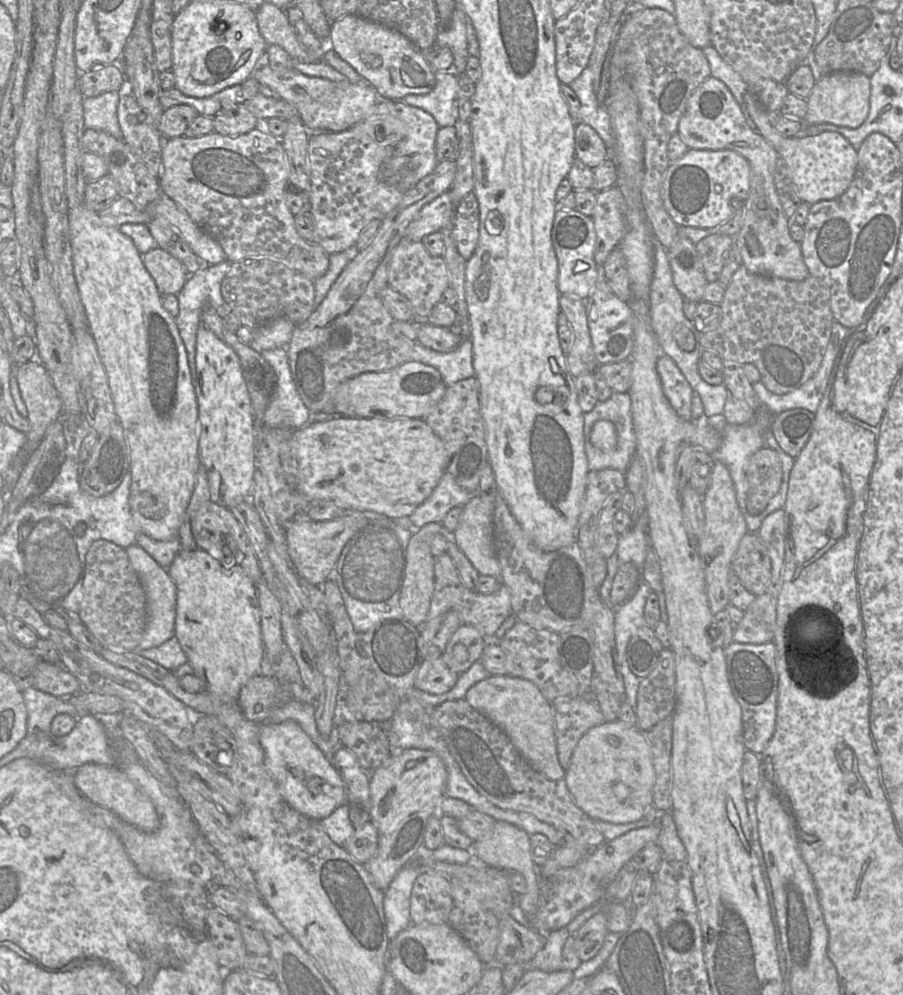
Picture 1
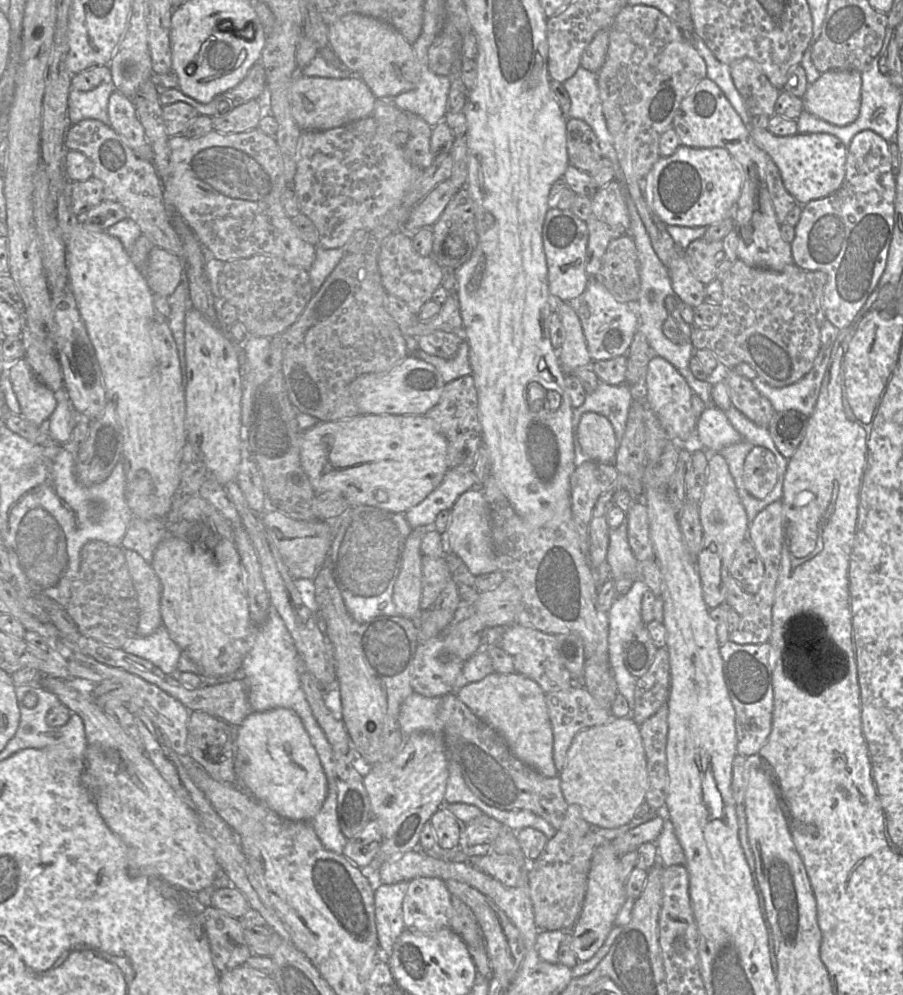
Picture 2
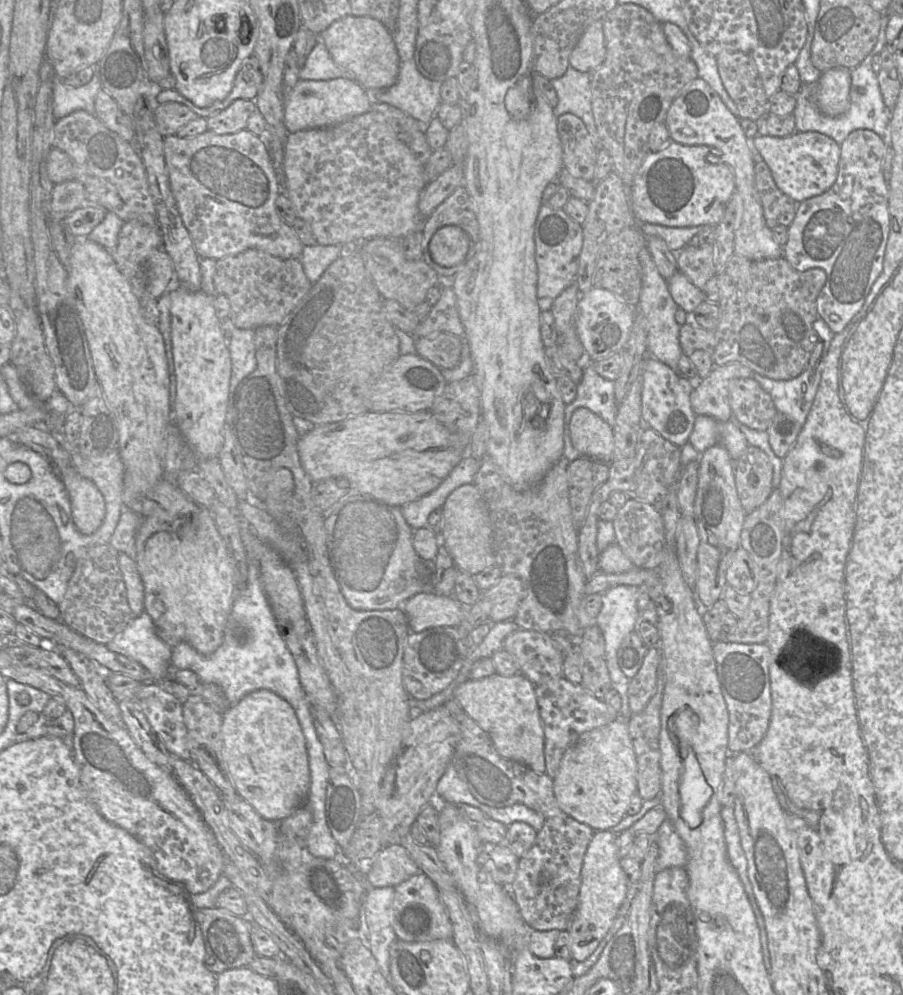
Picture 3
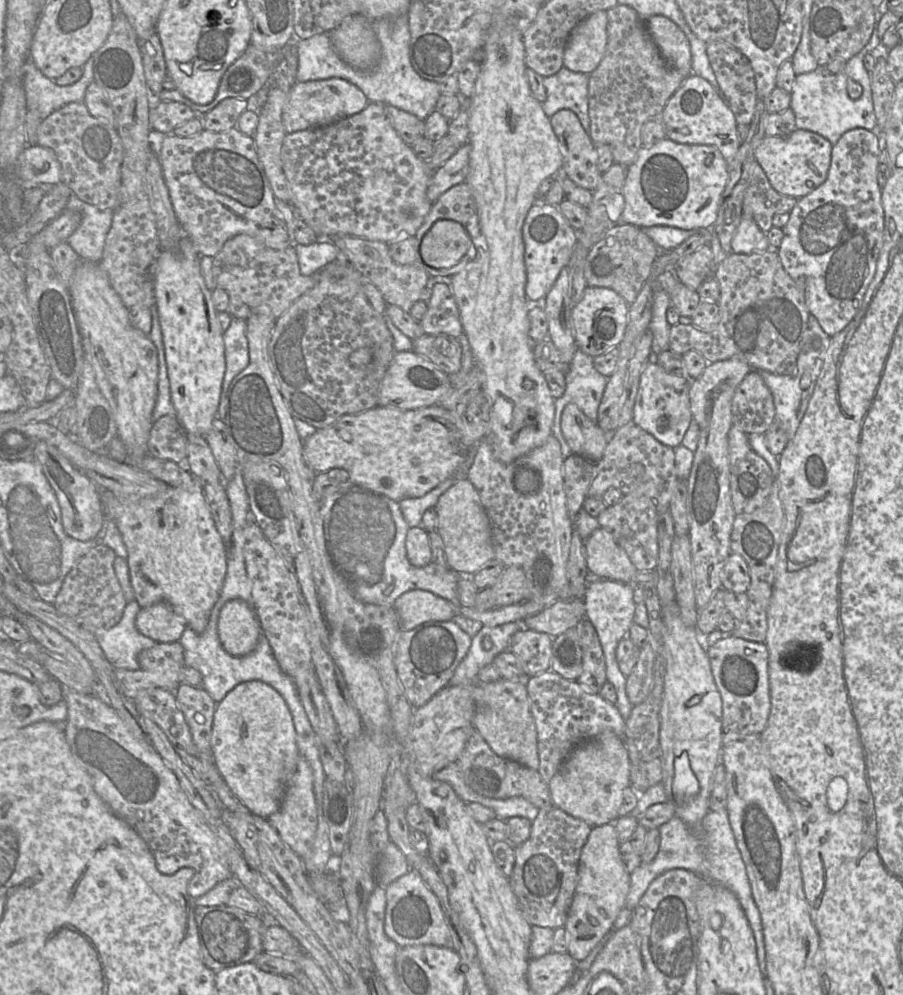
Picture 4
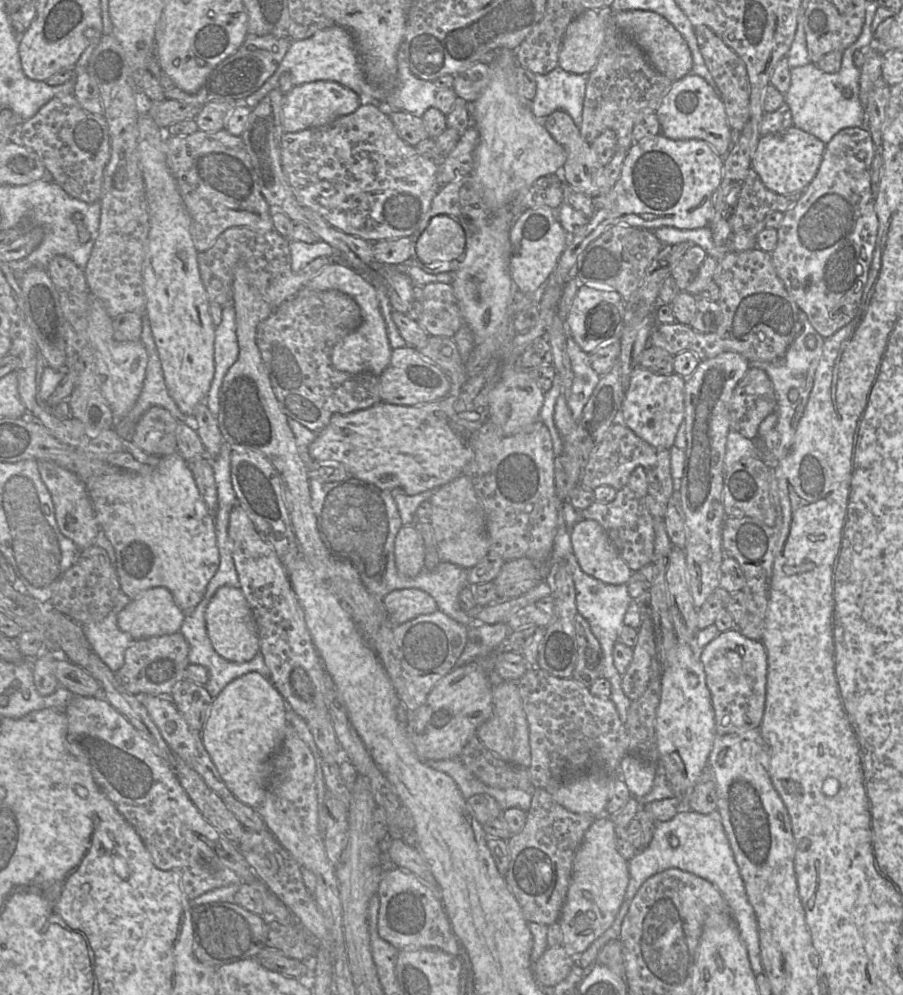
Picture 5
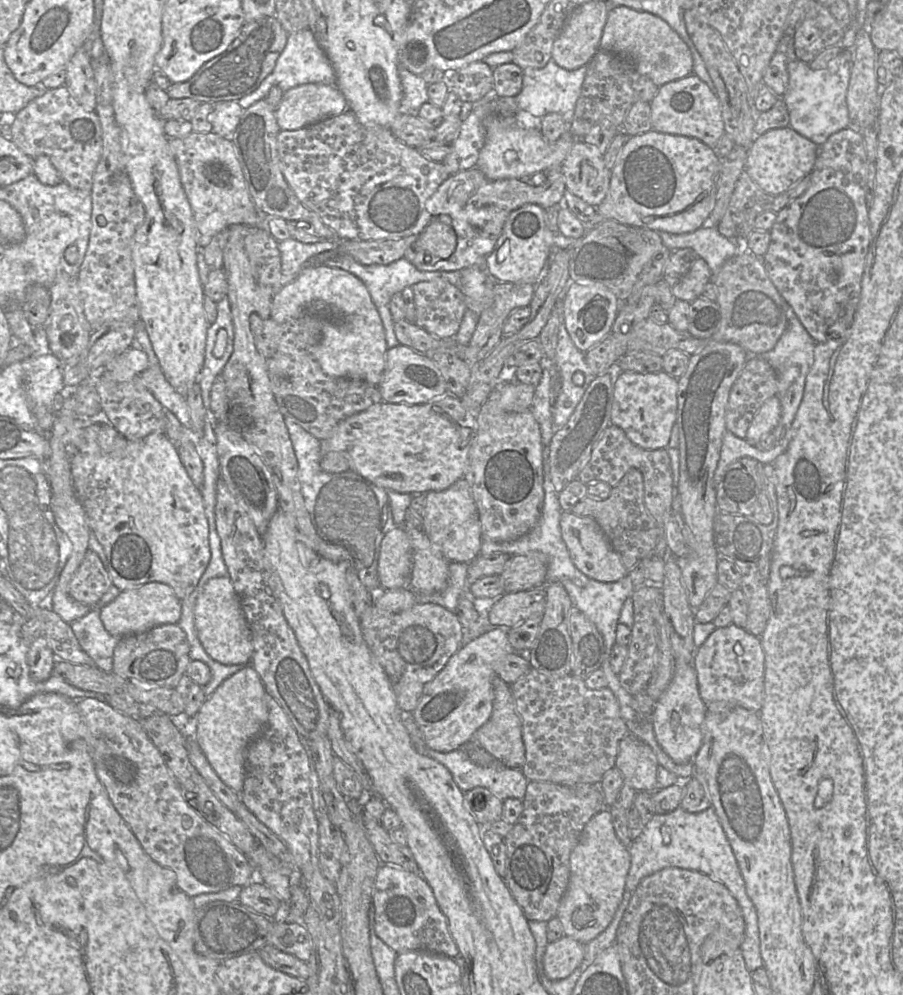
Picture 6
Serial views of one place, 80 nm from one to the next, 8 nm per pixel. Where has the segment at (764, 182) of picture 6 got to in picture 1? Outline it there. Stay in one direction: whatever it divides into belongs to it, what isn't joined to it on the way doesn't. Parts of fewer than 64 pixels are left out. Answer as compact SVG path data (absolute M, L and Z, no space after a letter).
M751 91L746 92L744 101L758 133L775 148L779 158L788 166L797 195L803 203L813 205L836 199L849 188L856 172L858 152L843 135L825 131L812 136L785 137L775 129L767 111Z

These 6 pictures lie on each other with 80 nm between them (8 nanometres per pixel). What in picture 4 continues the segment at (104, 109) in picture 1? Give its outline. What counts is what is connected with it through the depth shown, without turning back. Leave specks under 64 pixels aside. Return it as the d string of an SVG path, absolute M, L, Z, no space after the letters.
M93 57L82 68L83 74L77 82L59 86L42 74L29 60L24 66L23 75L27 111L38 112L40 119L45 119L66 104L83 103L86 89L94 81Z

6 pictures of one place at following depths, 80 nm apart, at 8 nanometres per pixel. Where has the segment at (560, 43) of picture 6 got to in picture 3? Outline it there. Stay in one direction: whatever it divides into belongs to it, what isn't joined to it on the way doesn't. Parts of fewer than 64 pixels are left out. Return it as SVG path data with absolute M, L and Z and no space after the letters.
M603 21L592 23L573 49L569 65L583 73L593 73L602 66L606 57Z

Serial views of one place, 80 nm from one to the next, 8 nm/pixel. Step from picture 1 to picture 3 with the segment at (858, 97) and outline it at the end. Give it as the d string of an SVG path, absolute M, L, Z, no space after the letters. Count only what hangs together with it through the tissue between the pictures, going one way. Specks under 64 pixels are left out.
M833 68L821 73L814 85L814 102L831 117L847 113L851 106L851 69Z

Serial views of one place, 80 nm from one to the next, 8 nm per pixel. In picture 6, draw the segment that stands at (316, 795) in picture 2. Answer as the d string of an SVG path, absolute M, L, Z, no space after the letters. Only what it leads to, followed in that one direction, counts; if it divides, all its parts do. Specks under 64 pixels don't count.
M246 665L207 697L192 723L193 739L219 778L239 795L245 778L246 748L261 733L268 720L268 695L258 673Z

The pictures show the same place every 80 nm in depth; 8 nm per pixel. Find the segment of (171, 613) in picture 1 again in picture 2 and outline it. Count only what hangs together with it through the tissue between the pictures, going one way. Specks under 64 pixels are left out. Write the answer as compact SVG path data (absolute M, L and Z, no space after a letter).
M123 550L138 600L137 635L148 636L163 625L160 609L161 582L150 562L134 550Z

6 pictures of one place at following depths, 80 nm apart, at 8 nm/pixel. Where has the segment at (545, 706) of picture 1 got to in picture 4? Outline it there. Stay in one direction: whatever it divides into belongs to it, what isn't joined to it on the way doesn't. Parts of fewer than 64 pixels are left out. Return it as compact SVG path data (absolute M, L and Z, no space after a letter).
M507 680L478 684L474 691L478 710L473 717L473 726L500 757L520 763L533 770L539 768L537 730L530 711L525 680Z

